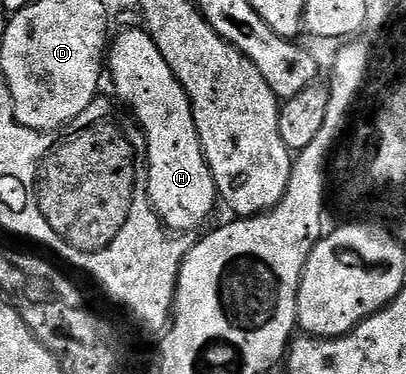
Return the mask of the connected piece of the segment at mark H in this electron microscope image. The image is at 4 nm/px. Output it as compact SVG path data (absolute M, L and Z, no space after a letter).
M124 28L116 39L111 39L110 49L106 54L106 70L112 73L112 82L116 85L116 94L129 106L140 131L146 136L148 145L148 195L156 215L169 231L192 230L200 226L218 206L218 195L212 169L204 158L198 128L194 124L194 112L182 84L170 72L170 64L158 52L158 44L143 28Z

